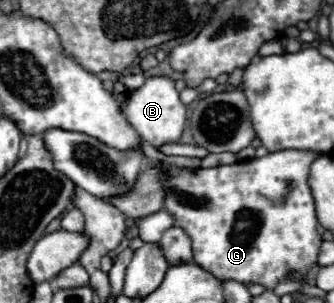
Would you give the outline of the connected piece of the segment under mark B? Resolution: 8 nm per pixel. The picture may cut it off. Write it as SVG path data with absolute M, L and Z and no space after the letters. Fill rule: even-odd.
M165 76L147 78L147 82L141 88L137 88L135 92L129 94L129 100L127 100L127 106L123 112L129 120L129 124L141 134L141 138L147 140L149 144L153 144L155 148L159 148L163 144L179 142L183 128L185 128L185 120L187 120L187 108L181 102L179 92L173 86L173 80L165 78Z

